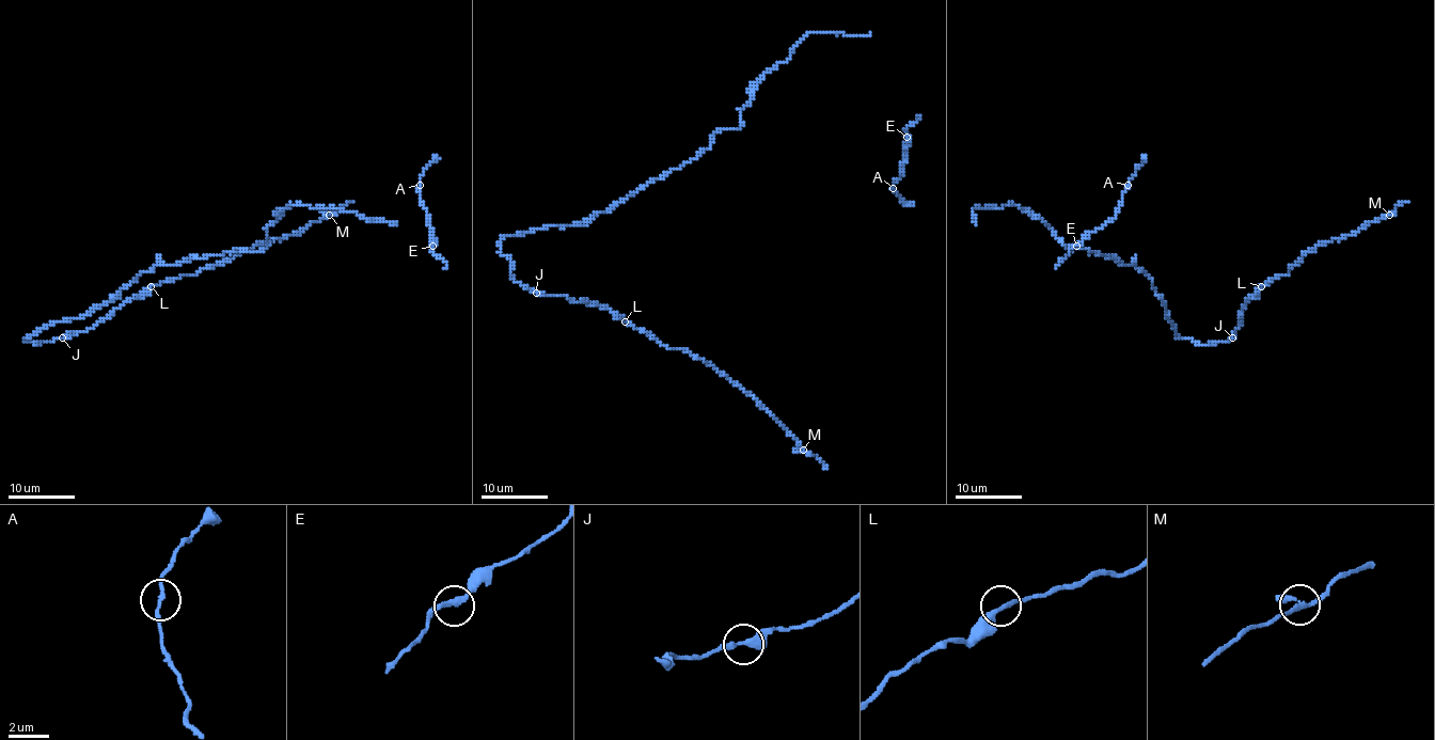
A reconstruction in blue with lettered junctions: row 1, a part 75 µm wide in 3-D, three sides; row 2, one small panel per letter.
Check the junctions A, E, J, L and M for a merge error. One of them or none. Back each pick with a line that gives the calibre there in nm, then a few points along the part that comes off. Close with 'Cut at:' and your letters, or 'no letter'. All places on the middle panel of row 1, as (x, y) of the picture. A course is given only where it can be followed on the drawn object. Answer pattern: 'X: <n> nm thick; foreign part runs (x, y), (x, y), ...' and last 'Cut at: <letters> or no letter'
J: 320 nm thick; foreign part runs (536, 293), (511, 274), (505, 236), (585, 224), (694, 160), (741, 125), (758, 81), (811, 31), (869, 33)
Cut at: J

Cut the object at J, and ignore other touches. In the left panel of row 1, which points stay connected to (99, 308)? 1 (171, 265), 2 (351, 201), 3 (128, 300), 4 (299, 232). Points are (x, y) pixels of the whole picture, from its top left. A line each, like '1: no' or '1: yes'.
1: yes
2: no
3: no
4: no

